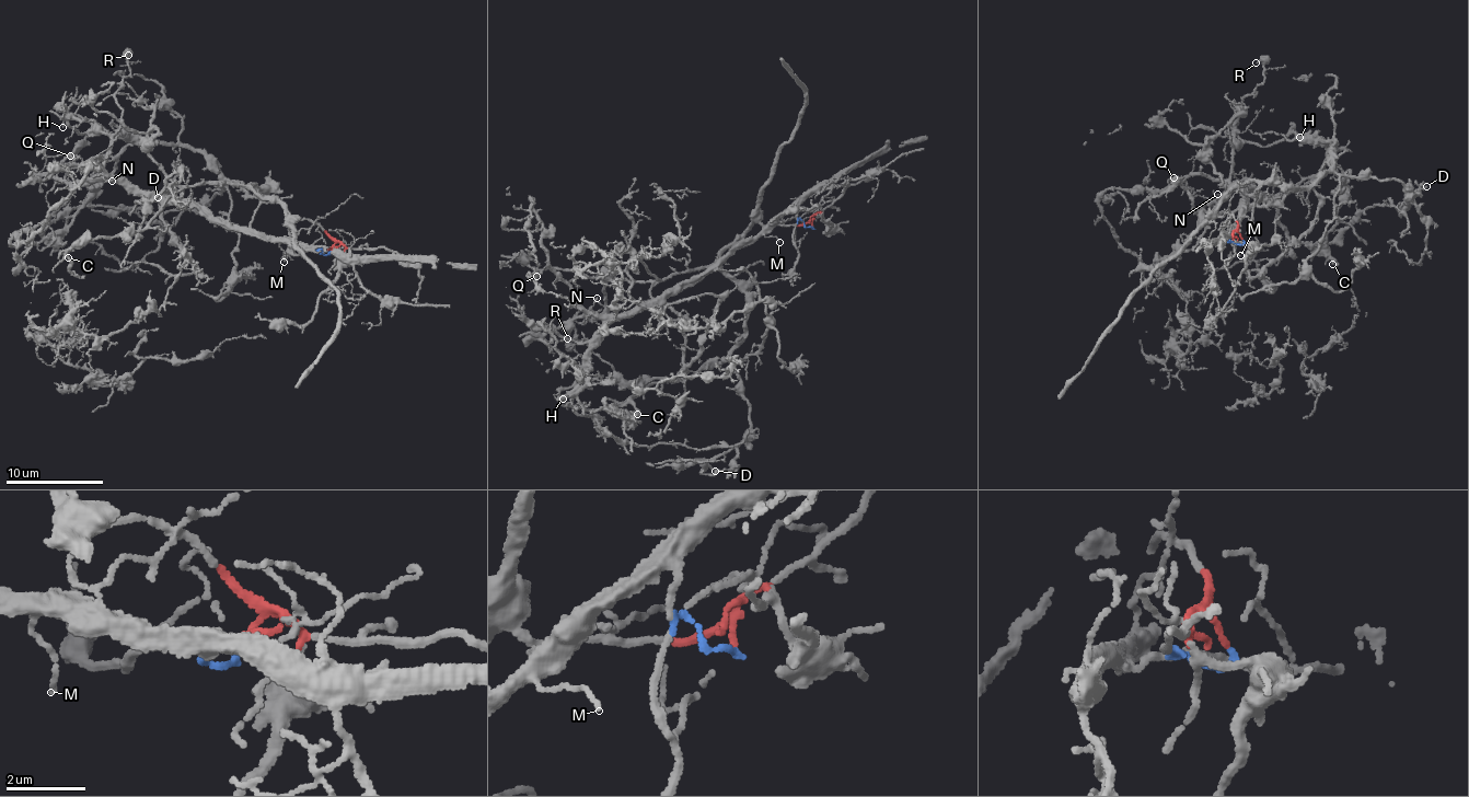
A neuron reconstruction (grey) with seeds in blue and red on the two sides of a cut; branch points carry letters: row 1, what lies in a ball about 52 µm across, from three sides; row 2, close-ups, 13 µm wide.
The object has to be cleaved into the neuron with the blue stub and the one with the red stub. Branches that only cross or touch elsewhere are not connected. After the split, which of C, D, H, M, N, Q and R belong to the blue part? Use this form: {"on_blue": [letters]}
{"on_blue": ["M", "N", "Q", "R"]}

